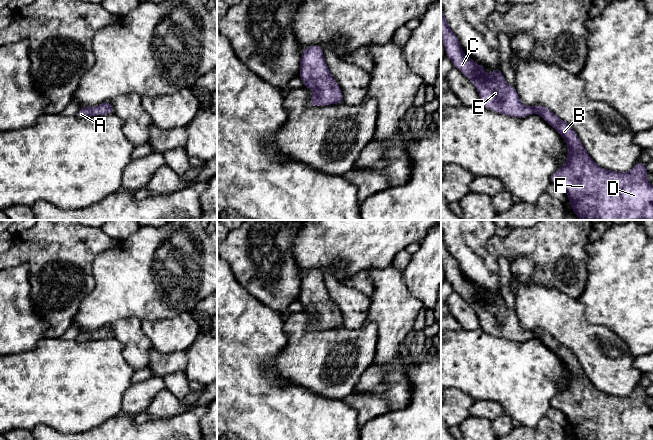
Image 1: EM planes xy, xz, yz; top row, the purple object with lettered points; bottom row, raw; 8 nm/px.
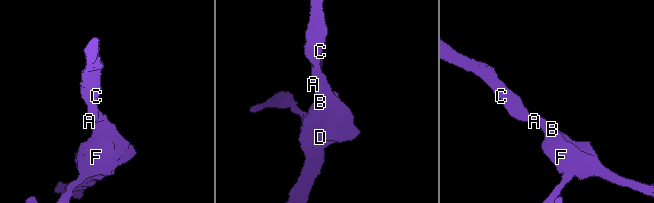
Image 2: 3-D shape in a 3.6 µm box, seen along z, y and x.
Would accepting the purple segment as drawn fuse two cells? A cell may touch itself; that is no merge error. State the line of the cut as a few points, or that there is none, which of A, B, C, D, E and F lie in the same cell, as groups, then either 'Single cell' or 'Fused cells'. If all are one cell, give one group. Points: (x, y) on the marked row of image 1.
No split. Groups: A B C D E F. Single cell

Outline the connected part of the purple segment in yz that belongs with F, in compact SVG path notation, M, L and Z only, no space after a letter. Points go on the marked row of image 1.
M442 7L441 41L446 48L446 57L477 89L481 105L491 111L515 118L538 114L565 140L568 147L566 162L552 174L551 183L565 191L572 211L580 220L653 220L653 185L647 180L646 165L638 160L635 166L625 173L598 166L587 153L574 129L545 106L524 105L519 100L515 88L506 83L499 67L495 68L490 75L483 74L486 67L477 65L463 52L458 38L447 23Z

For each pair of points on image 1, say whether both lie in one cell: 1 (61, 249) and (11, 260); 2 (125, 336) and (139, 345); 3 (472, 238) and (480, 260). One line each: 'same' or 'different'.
1: same
2: same
3: same

